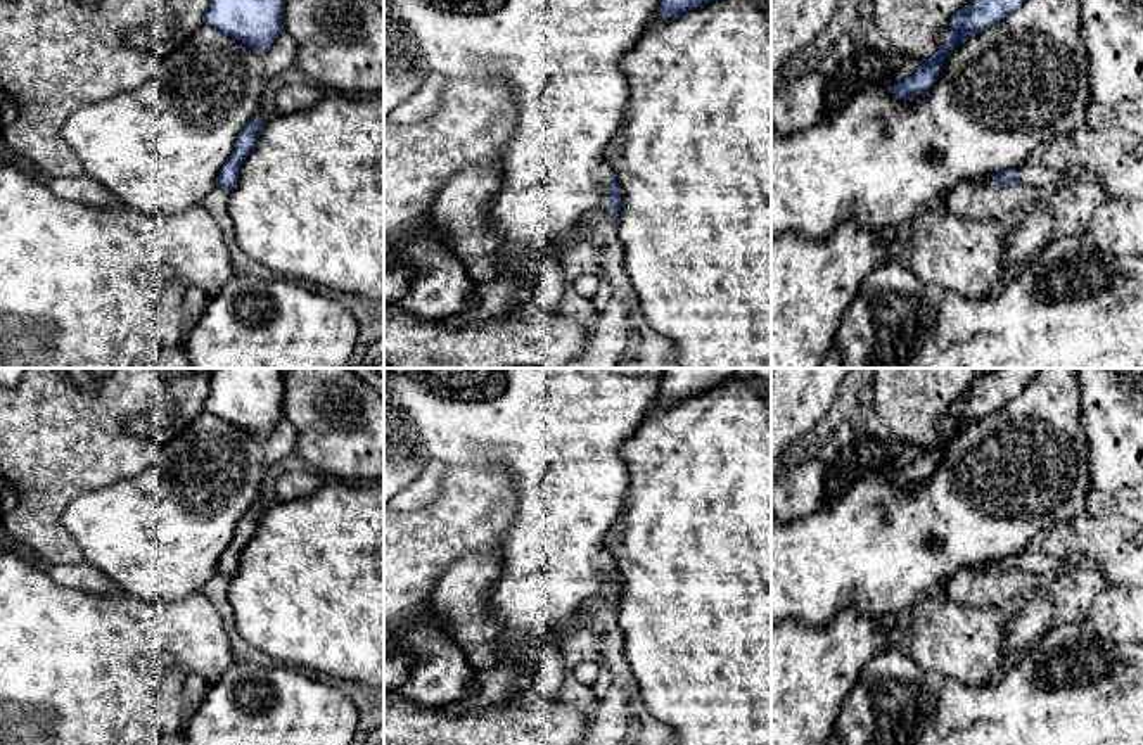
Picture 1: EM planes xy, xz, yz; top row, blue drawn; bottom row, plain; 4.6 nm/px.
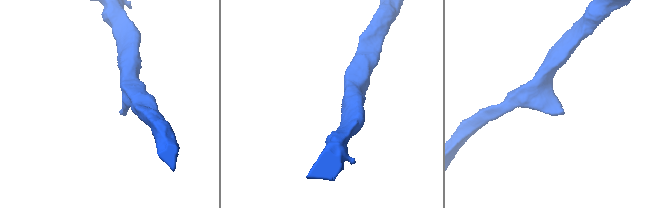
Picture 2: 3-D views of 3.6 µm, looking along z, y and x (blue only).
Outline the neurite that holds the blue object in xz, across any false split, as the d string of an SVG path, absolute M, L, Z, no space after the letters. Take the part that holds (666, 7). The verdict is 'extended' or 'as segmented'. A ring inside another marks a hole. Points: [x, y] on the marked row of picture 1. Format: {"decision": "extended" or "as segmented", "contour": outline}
{"decision": "as segmented", "contour": "M661 0L655 14L661 17L669 17L674 14L695 10L697 7L702 7L709 2L712 0Z"}

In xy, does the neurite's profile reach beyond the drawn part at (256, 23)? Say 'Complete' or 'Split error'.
Complete

